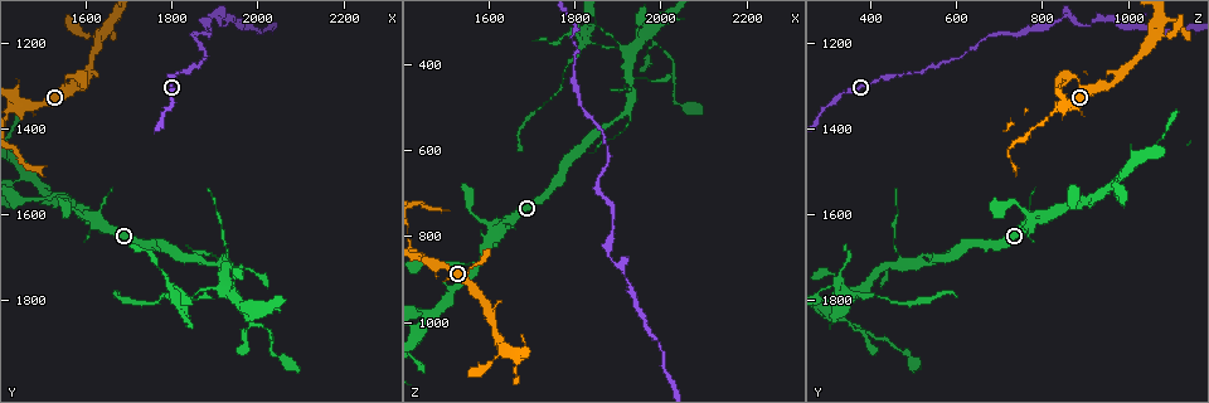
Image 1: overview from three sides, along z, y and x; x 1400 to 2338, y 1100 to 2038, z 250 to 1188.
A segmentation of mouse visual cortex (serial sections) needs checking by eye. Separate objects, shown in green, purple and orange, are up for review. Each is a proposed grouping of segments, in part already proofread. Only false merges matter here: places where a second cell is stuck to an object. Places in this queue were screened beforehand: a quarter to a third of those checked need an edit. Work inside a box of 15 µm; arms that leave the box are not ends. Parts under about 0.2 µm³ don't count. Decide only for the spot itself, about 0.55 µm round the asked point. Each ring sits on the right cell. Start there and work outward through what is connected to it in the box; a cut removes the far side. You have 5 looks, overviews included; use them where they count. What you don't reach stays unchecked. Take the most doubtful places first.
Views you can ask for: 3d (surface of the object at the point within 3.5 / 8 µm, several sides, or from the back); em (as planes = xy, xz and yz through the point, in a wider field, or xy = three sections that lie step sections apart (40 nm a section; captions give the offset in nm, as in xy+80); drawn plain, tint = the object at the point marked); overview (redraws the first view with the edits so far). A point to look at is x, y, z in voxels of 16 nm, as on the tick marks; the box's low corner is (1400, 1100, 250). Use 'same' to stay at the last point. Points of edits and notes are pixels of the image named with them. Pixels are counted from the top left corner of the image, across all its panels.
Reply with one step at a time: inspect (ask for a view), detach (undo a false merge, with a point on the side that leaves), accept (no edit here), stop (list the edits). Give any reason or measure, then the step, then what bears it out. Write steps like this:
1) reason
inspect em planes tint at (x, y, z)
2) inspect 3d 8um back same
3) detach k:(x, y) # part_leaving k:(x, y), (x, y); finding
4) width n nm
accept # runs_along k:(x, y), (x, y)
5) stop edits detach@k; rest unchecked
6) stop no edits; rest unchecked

two arms at a narrow angle
inspect 3d 8um at (1925, 1775, 375)

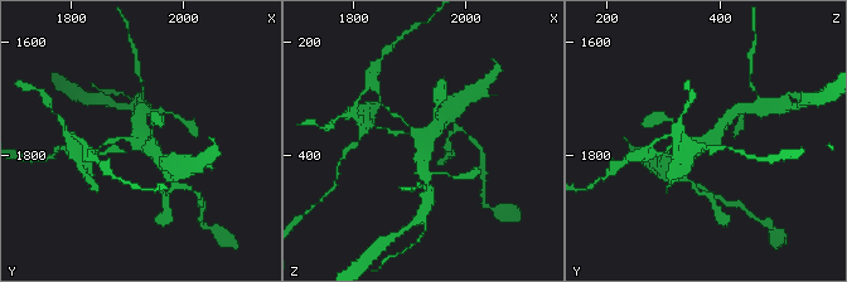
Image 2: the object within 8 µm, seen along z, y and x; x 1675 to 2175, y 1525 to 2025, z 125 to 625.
now the EM
inspect em xy step 1 tint at (1930, 1780, 375)

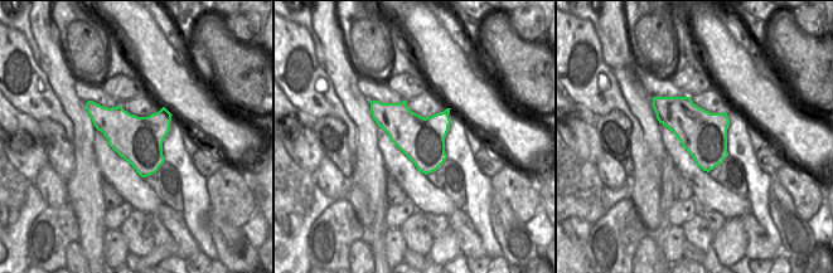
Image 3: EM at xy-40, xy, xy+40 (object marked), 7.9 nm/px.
accept # runs_along 2:(726, 120), (679, 164); continuous, no second cell

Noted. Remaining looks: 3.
two arms in line, one across
inspect 3d 3.5um at (1475, 1510, 990)

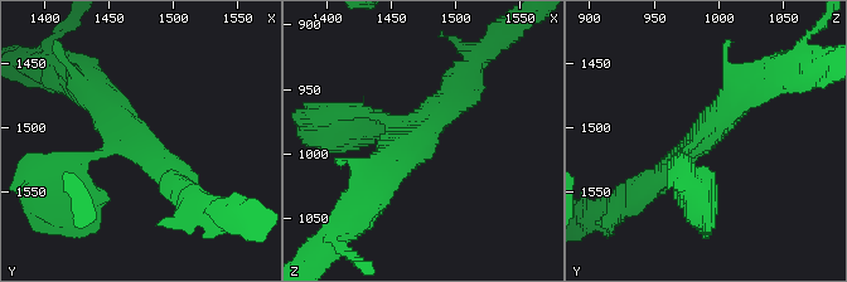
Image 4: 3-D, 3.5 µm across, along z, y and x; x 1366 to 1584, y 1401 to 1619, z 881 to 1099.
arms 3; arm_widths 150, 300, 400 nm; shape alone is not enough
inspect em xy step 2 tint at (1474, 1508, 986)

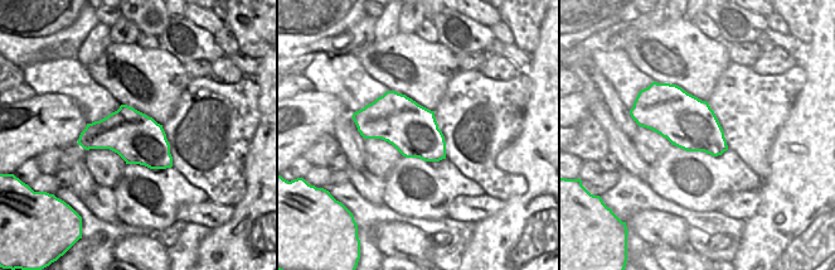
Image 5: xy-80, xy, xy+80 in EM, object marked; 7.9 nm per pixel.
accept # runs_along 4:(645, 186), (753, 90); one cell here

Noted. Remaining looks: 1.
stop no edits; rest unchecked

